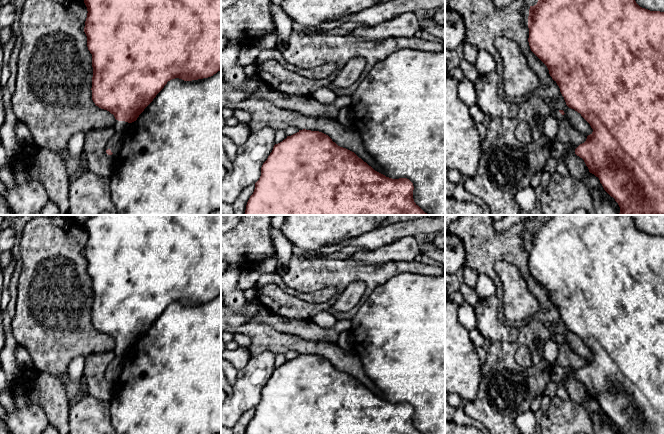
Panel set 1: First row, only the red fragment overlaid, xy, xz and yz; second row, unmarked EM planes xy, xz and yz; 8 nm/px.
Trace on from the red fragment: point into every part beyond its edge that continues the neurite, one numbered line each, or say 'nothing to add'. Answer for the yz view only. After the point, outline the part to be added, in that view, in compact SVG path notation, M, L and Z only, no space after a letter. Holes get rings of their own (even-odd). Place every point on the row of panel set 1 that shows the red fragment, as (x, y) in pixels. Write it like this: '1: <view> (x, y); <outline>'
1: yz (555, 113); M552 110L551 115L553 115L558 121L566 118L566 115L562 115L558 110Z

